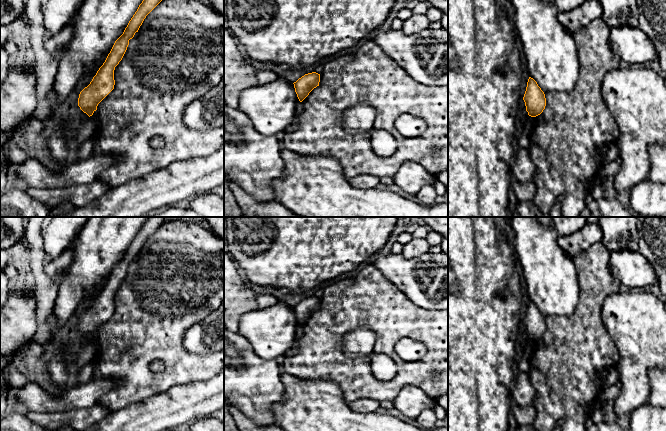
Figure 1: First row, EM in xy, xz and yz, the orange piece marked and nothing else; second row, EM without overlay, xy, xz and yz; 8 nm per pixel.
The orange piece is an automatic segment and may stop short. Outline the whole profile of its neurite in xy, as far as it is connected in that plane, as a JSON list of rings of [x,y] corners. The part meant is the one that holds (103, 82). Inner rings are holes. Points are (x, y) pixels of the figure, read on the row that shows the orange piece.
[[[142,1],[123,34],[115,41],[103,65],[99,68],[90,84],[80,92],[78,106],[89,117],[97,110],[98,104],[114,89],[114,70],[122,60],[129,45],[129,40],[138,32],[146,16],[161,1]]]

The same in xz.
[[[316,72],[308,73],[294,82],[295,92],[300,102],[302,102],[309,93],[319,86],[320,74]]]

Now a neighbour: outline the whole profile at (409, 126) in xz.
[[[402,114],[396,119],[395,127],[402,136],[417,137],[426,130],[426,123],[421,118]]]

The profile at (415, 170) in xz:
[[[407,161],[394,175],[394,184],[408,194],[416,195],[424,186],[433,185],[437,176],[429,173],[422,165]]]

